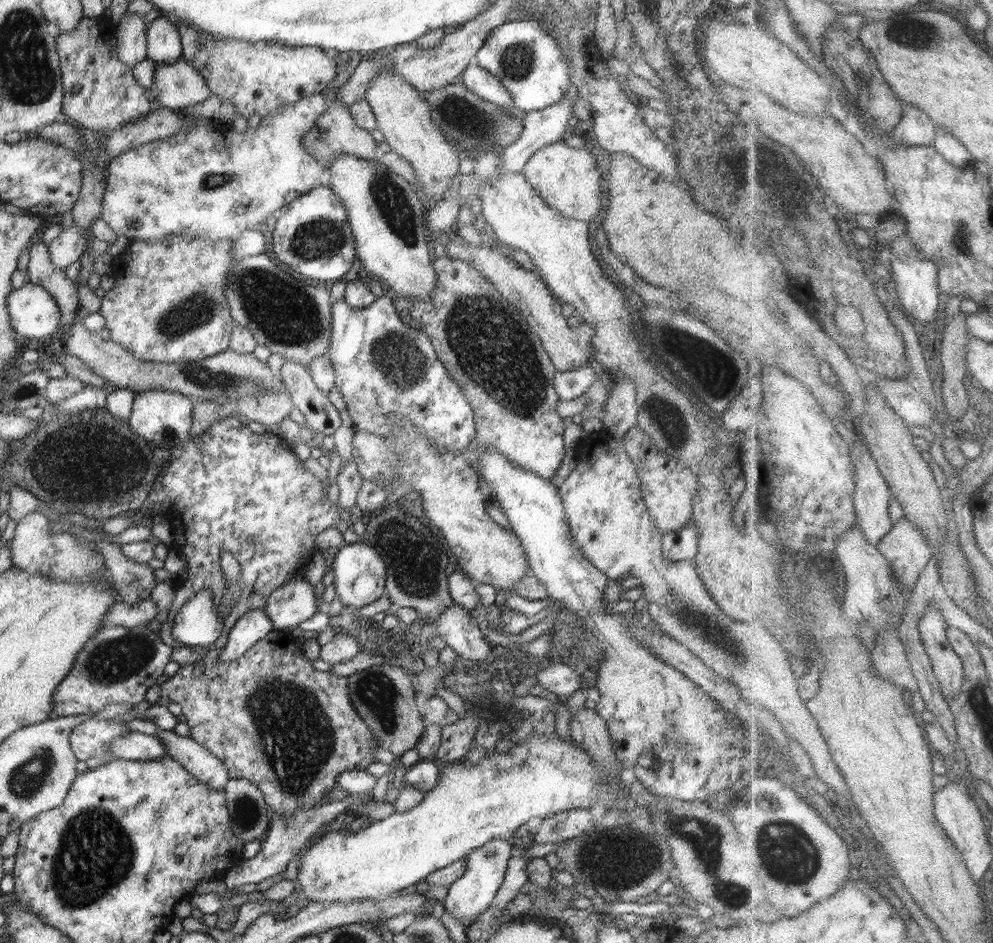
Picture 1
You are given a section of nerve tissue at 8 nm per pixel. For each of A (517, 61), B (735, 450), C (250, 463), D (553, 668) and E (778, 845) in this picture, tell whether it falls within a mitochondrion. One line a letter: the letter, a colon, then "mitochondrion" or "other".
A: mitochondrion
B: other
C: other
D: other
E: mitochondrion

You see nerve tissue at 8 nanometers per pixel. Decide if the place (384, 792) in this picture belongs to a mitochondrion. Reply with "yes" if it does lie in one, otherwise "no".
no

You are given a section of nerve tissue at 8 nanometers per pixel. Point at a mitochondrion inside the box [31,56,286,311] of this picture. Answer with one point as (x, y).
(213, 181)

